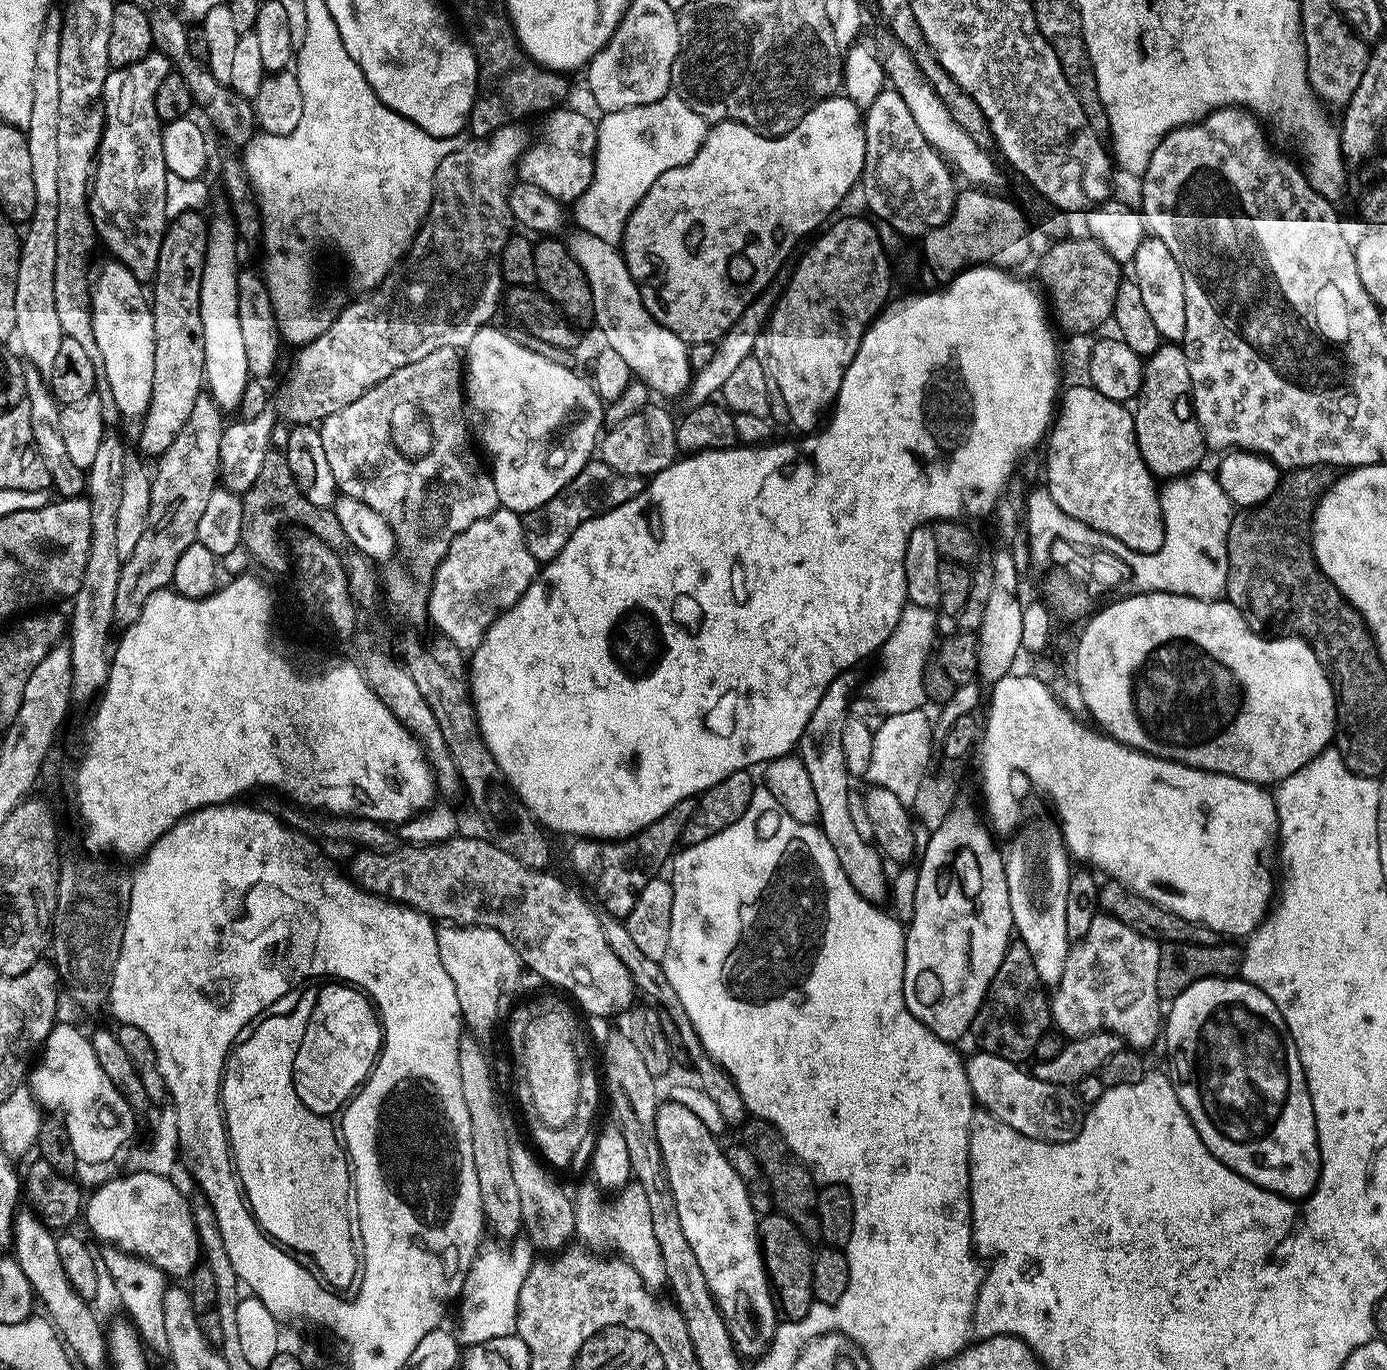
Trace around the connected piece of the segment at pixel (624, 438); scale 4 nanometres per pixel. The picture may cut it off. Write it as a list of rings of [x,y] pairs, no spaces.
[[[656,402],[649,403],[647,408],[638,410],[638,414],[626,418],[622,426],[614,426],[603,433],[598,444],[599,459],[603,460],[607,468],[623,476],[654,477],[678,459],[677,423],[675,415],[672,417],[666,409],[659,408]]]

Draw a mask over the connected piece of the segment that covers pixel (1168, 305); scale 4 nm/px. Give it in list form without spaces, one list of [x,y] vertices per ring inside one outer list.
[[[1145,235],[1143,242],[1138,246],[1138,254],[1134,254],[1130,271],[1133,272],[1131,275],[1142,294],[1146,314],[1150,314],[1154,330],[1158,330],[1161,341],[1183,341],[1186,334],[1186,285],[1182,282],[1182,266],[1178,266],[1178,258],[1170,254],[1170,246],[1166,246],[1162,238]]]

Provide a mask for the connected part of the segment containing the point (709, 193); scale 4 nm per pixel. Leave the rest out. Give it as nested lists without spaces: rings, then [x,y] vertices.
[[[833,94],[823,100],[817,100],[809,108],[808,113],[802,119],[795,121],[789,128],[792,129],[788,133],[785,131],[775,138],[769,138],[767,135],[746,127],[745,124],[740,124],[737,120],[725,118],[713,123],[693,160],[686,165],[682,165],[681,168],[667,170],[662,174],[650,187],[646,196],[637,203],[636,208],[624,223],[622,255],[634,282],[638,286],[646,310],[659,324],[664,324],[670,330],[674,330],[674,334],[678,334],[678,338],[682,338],[689,346],[712,344],[723,338],[738,321],[748,304],[764,288],[767,288],[776,280],[774,279],[776,271],[783,266],[784,259],[792,252],[792,247],[803,236],[809,235],[808,237],[811,237],[829,219],[827,216],[847,198],[848,191],[855,184],[857,187],[858,181],[864,175],[864,121],[862,110],[854,102],[850,102],[847,96]]]

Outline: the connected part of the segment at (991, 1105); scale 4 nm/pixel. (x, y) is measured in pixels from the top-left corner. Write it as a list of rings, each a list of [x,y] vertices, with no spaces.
[[[976,1050],[972,1057],[967,1057],[964,1065],[973,1101],[983,1111],[998,1118],[998,1122],[1026,1138],[1049,1142],[1072,1140],[1079,1134],[1086,1115],[1080,1097],[1071,1087],[1042,1082],[1034,1074],[1027,1076],[1020,1068],[1023,1067],[1019,1063]]]

